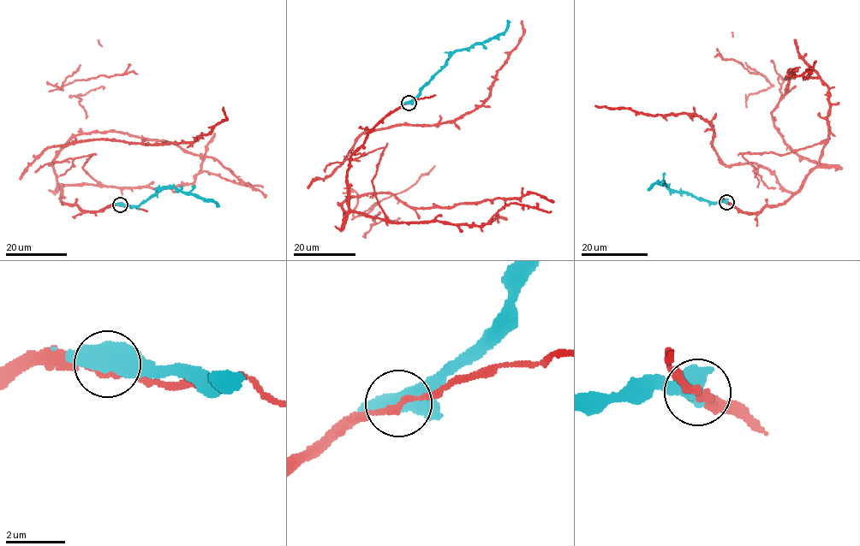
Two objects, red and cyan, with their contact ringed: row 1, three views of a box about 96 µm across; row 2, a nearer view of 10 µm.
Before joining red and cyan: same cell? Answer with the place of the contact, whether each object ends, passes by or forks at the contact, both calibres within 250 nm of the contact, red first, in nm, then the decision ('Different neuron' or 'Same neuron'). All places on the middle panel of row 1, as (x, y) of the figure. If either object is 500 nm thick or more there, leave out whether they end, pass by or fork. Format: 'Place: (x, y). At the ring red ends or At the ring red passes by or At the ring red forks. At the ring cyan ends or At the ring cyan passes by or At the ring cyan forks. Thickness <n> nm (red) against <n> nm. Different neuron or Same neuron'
Place: (409, 103). Thickness 200 nm (red) against 600 nm. Same neuron

